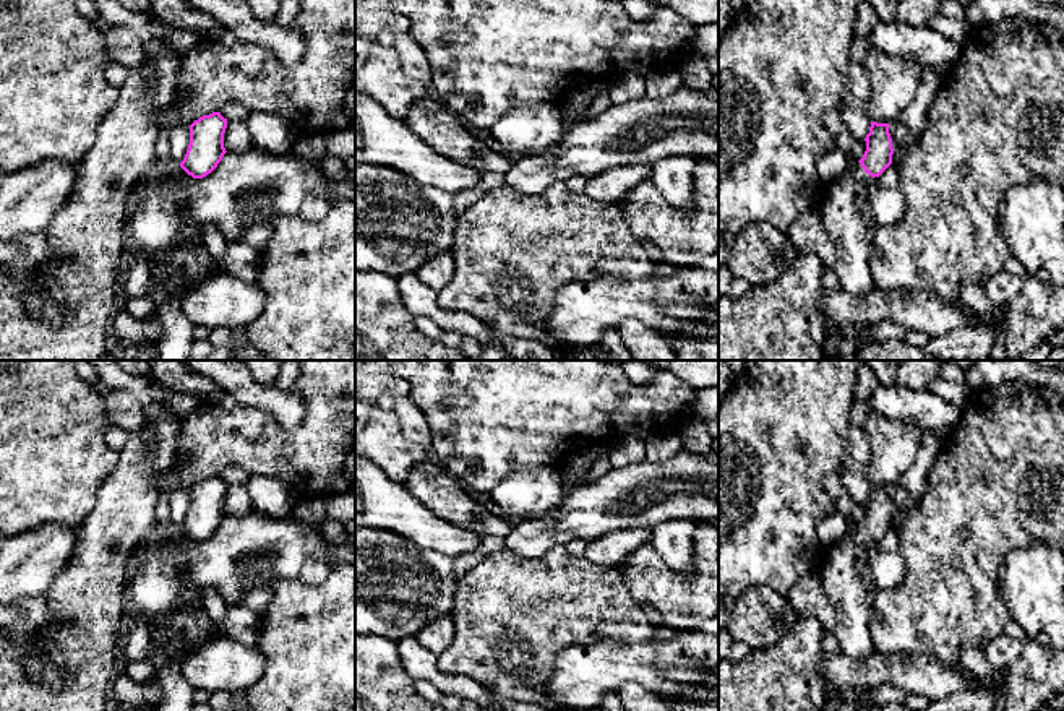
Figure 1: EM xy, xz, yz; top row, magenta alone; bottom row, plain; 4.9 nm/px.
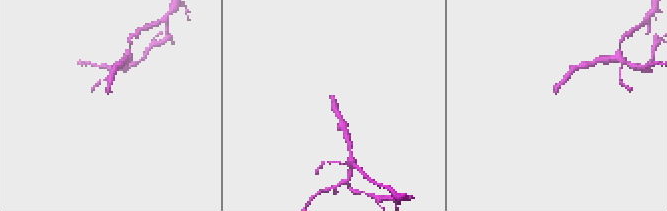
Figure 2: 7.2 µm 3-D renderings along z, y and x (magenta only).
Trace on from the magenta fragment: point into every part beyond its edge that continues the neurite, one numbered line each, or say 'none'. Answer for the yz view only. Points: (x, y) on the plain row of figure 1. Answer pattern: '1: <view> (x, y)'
1: yz (844, 581)

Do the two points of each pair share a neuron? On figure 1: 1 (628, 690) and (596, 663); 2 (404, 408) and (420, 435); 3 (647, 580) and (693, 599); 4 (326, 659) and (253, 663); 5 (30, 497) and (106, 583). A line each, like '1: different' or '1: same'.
1: different
2: same
3: same
4: different
5: different

